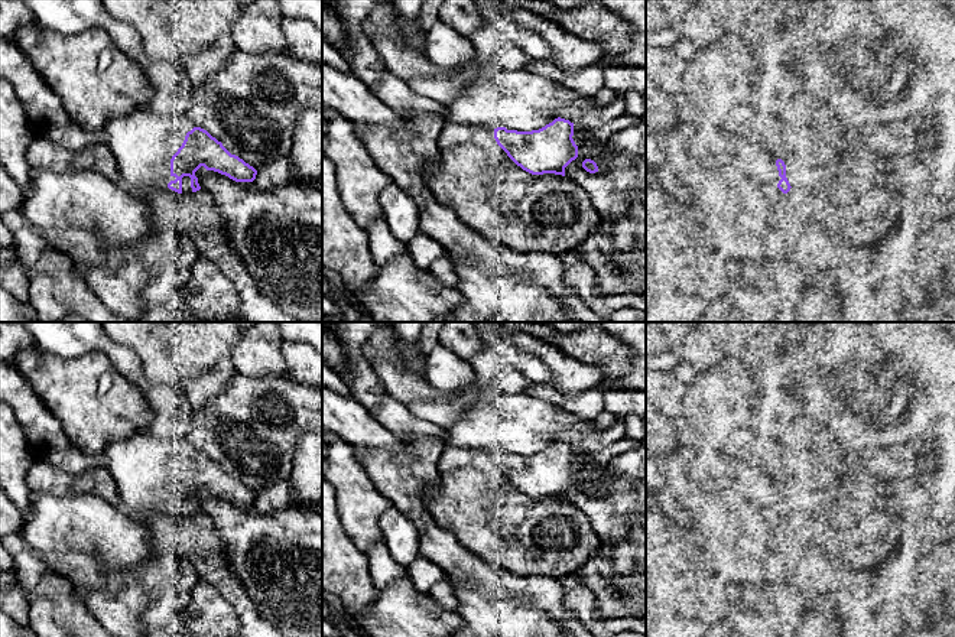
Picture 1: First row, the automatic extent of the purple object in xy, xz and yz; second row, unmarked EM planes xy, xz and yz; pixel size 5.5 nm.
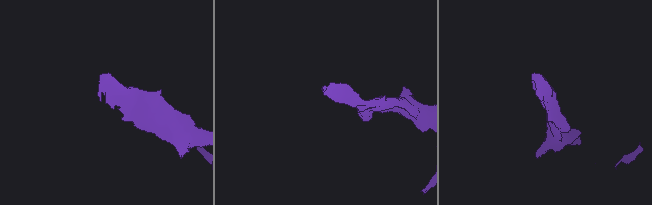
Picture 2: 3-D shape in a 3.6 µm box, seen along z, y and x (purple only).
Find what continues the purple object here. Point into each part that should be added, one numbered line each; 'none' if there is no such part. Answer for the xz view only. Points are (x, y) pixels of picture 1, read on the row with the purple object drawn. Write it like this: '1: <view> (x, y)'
1: xz (454, 133)

